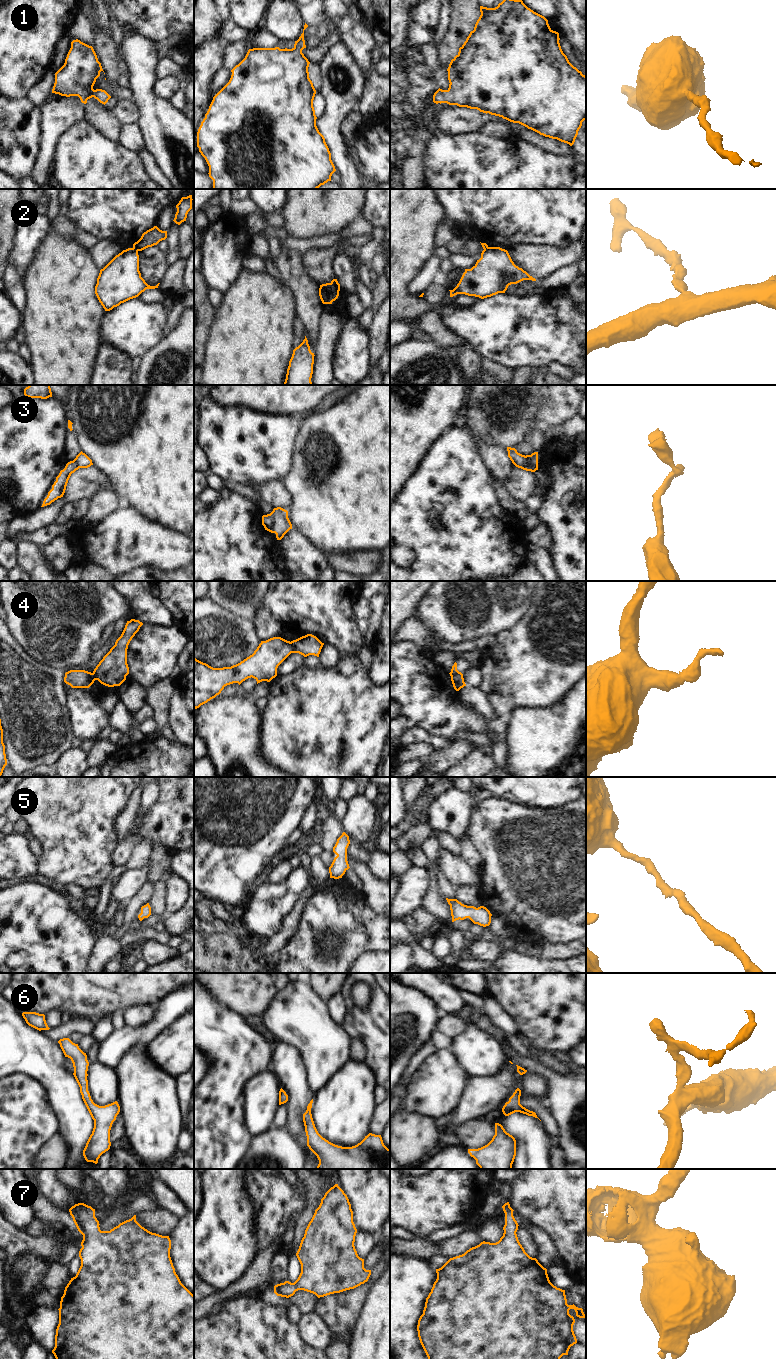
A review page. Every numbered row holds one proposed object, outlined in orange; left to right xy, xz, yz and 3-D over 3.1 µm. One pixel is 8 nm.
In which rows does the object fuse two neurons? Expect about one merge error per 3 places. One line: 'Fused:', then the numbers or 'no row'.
Fused: 2, 3, 4

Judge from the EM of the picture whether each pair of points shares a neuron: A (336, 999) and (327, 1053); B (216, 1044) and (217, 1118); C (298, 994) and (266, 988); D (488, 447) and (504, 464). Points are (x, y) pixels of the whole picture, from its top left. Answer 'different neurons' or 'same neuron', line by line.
A: different neurons
B: same neuron
C: different neurons
D: same neuron

